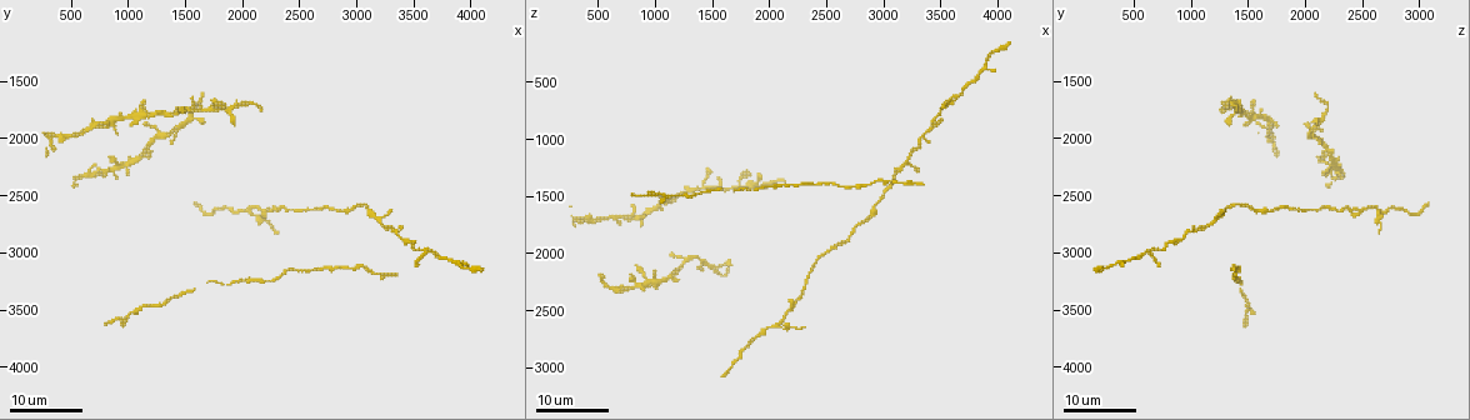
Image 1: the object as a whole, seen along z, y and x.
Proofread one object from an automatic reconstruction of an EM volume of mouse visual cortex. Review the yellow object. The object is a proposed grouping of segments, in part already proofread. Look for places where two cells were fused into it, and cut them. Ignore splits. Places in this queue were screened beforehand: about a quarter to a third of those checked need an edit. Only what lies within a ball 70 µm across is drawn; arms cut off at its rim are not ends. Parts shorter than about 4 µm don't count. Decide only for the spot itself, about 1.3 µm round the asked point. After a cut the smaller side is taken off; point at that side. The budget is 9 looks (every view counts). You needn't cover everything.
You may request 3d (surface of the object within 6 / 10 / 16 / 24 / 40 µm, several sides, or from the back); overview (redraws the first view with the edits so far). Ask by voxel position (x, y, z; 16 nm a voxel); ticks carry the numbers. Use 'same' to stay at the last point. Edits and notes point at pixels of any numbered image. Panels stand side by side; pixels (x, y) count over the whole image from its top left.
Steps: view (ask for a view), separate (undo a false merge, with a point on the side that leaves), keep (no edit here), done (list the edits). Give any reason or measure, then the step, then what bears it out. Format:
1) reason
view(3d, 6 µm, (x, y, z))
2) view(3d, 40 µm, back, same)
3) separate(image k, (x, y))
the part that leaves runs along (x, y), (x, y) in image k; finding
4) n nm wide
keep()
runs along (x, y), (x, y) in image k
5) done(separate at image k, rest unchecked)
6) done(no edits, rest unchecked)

a fork
view(3d, 24 µm, (1900, 1760, 1400))

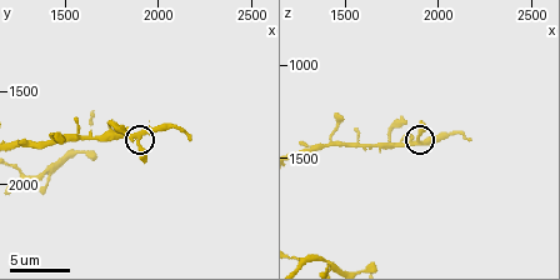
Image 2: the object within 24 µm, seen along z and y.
view(3d, 6 µm, (1900, 1760, 1400))

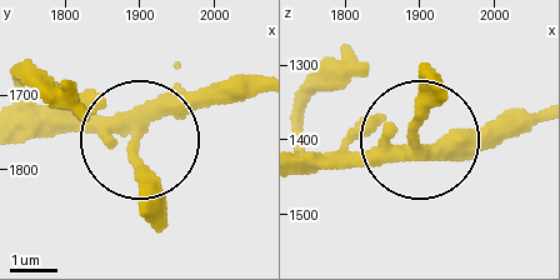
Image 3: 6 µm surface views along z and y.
view(3d, 6 µm, back, (1890, 1755, 1410))

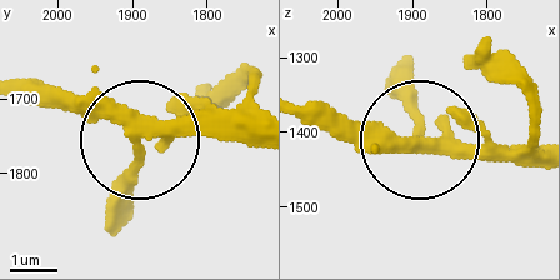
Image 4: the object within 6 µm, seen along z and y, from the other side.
3 arms
keep()
runs along (253, 143), (134, 135), (41, 88) in image 4; all the same cell

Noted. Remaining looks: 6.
four-way junction
view(3d, 10 µm, (1400, 1920, 2040))

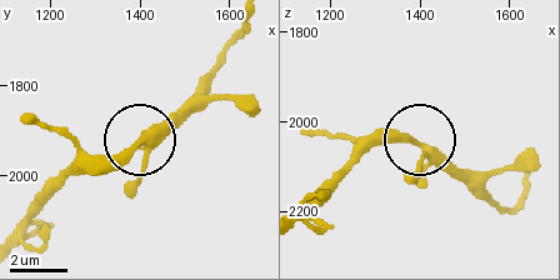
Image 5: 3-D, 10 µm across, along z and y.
4 arms
keep()
runs along (140, 180), (148, 138), (188, 99) in image 5; one cell here

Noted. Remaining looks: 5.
side arm on a straight run
view(3d, 24 µm, (3160, 2720, 1220))

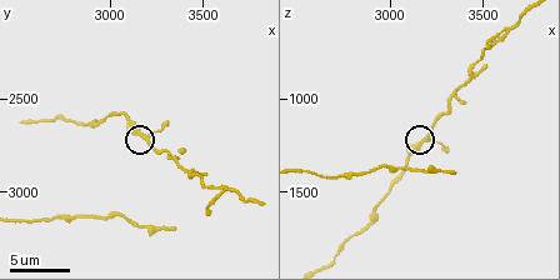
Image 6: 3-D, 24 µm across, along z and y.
closer look
view(3d, 6 µm, (3180, 2680, 1240))

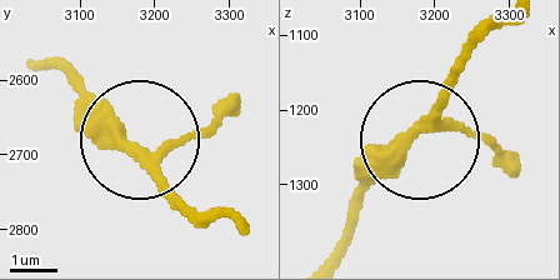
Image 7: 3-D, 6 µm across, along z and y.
280 nm wide
keep()
runs along (323, 258), (474, 46) in image 7; all the same cell

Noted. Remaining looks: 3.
four arms meet
view(3d, 24 µm, (860, 1840, 1660))

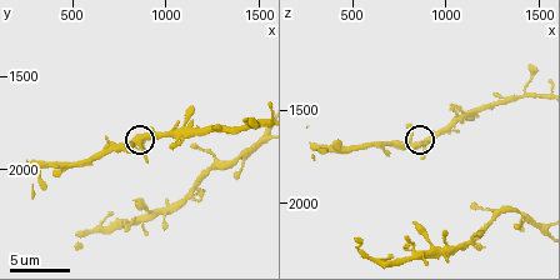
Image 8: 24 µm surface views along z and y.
view(3d, 10 µm, same)

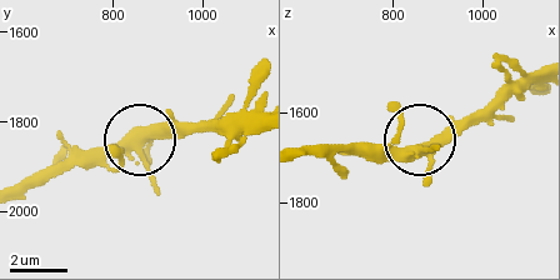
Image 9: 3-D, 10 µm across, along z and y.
other side
view(3d, 10 µm, back, (850, 1830, 1685))

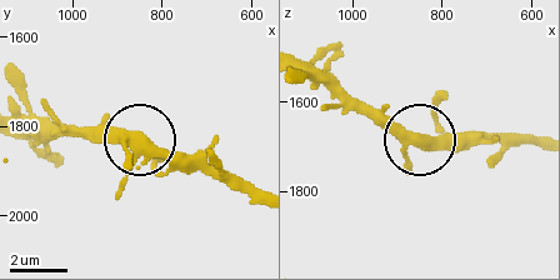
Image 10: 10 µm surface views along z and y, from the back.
380 nm wide
keep()
continuous, no second cell

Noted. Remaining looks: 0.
done(no edits, rest unchecked)

